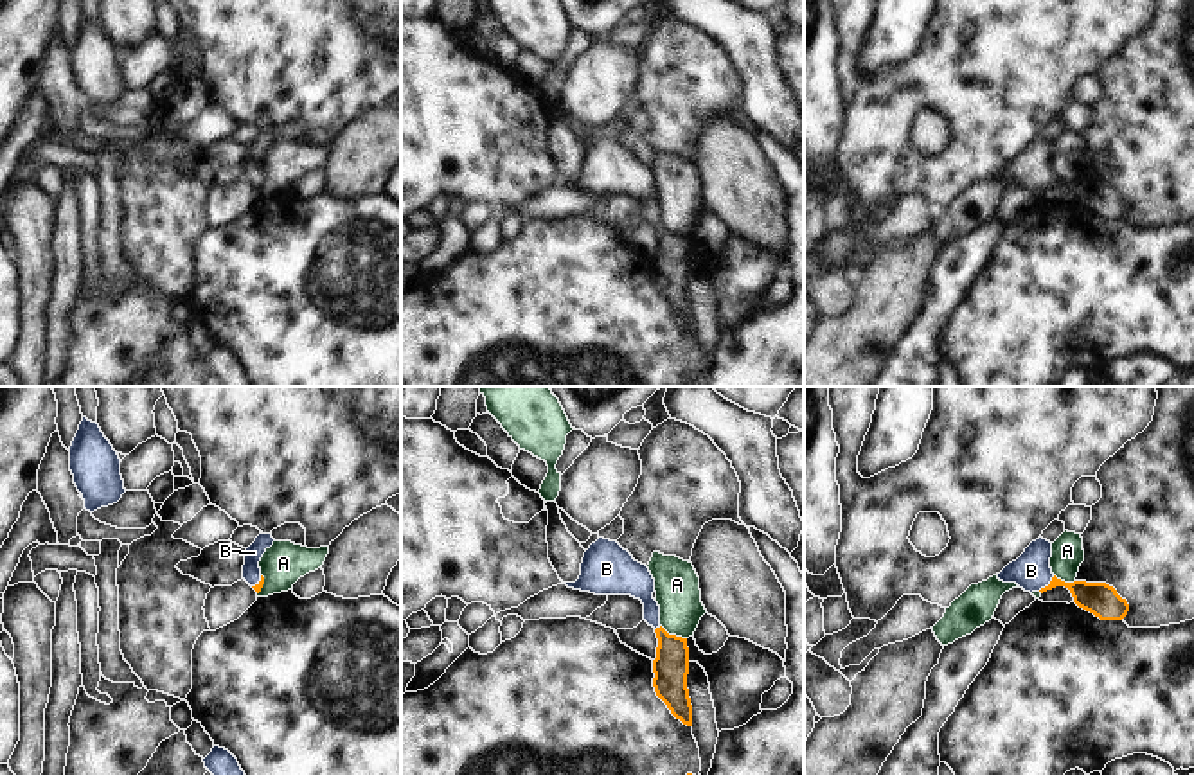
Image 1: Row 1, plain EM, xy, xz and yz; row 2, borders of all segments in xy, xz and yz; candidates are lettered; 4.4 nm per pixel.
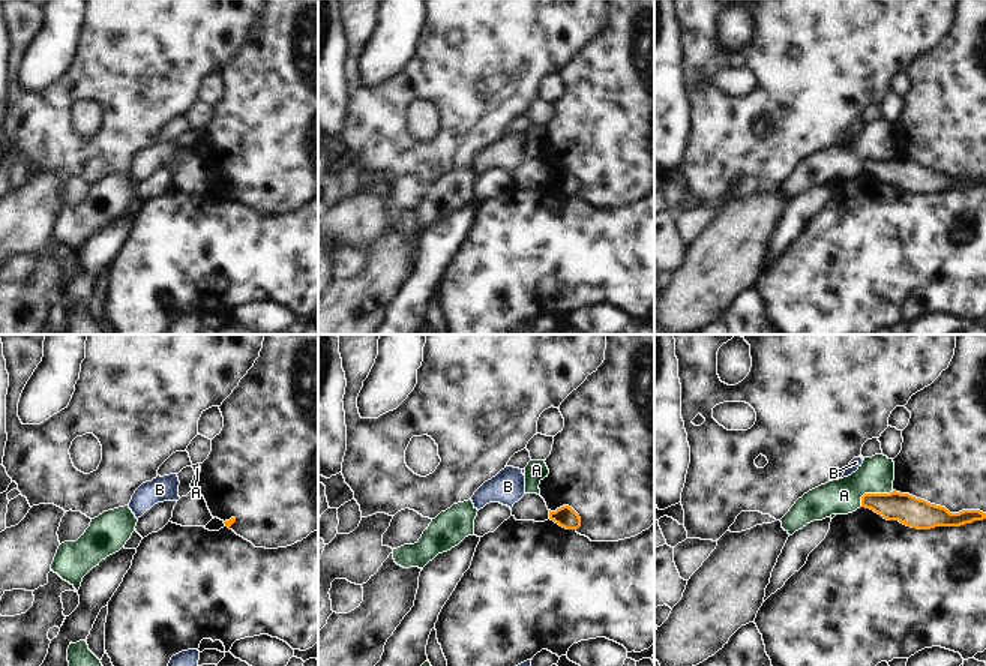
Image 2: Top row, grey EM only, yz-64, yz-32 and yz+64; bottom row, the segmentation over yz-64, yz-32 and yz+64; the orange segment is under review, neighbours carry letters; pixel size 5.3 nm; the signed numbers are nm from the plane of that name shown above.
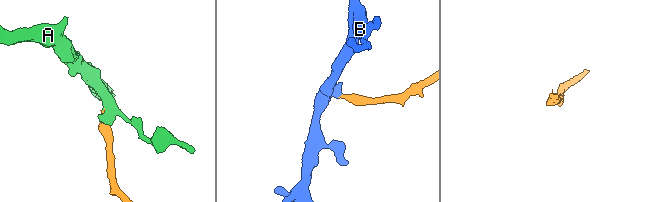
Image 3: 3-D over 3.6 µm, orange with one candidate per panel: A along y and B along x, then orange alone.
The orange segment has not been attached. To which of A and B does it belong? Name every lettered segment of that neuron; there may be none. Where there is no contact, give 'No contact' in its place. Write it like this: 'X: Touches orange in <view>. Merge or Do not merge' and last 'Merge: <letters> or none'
A: Touches orange in xz. Do not merge
B: Touches orange in yz. Merge
Merge: B.

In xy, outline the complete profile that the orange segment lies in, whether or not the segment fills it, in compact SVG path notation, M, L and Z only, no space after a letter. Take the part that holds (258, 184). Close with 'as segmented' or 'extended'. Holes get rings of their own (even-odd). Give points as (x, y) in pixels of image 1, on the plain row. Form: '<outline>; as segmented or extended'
M259 131L255 138L246 146L243 176L259 191L264 174L261 173L259 158L263 151L273 142L272 131Z; extended

